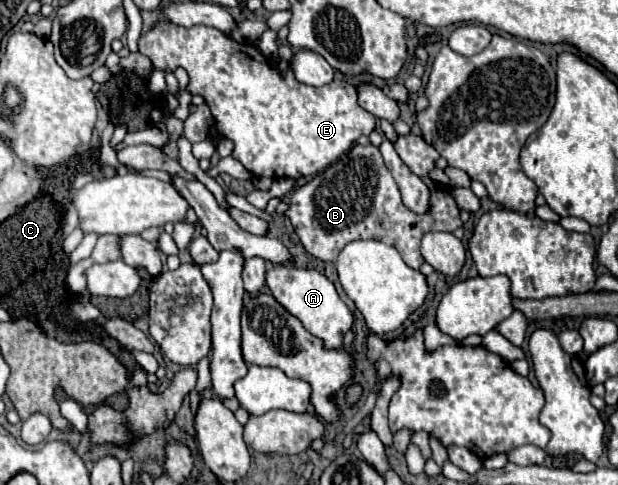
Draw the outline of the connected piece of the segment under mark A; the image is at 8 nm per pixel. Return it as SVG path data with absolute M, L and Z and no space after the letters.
M273 266L267 272L267 286L271 288L271 294L281 302L295 318L301 320L301 324L317 338L323 340L327 350L341 348L345 332L353 324L353 314L349 312L347 304L339 298L335 292L335 286L317 270L307 268L295 268L295 266Z

